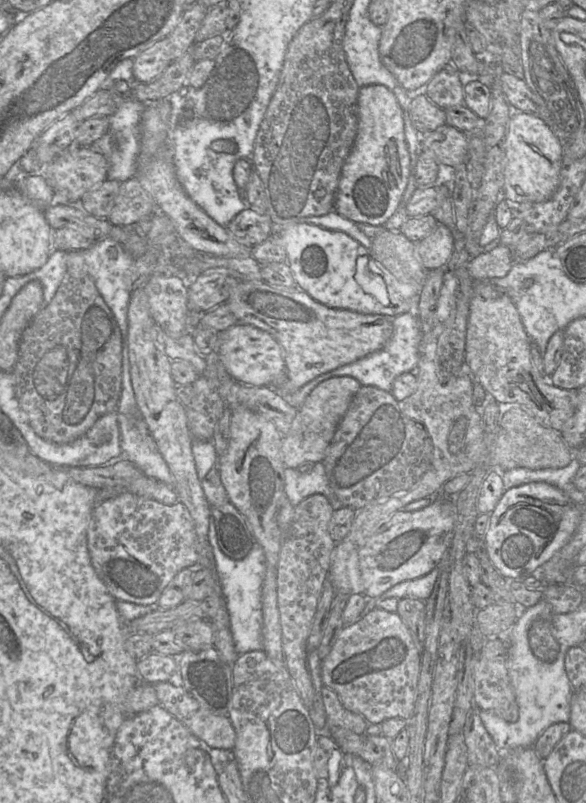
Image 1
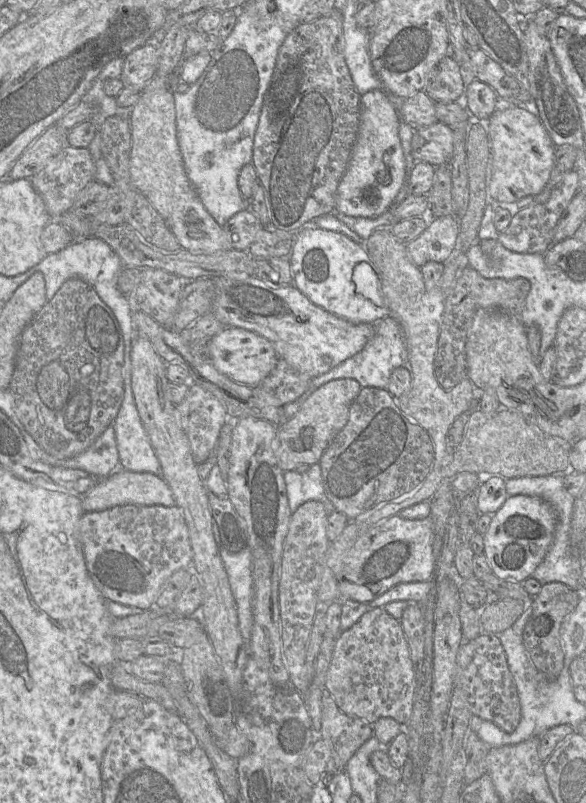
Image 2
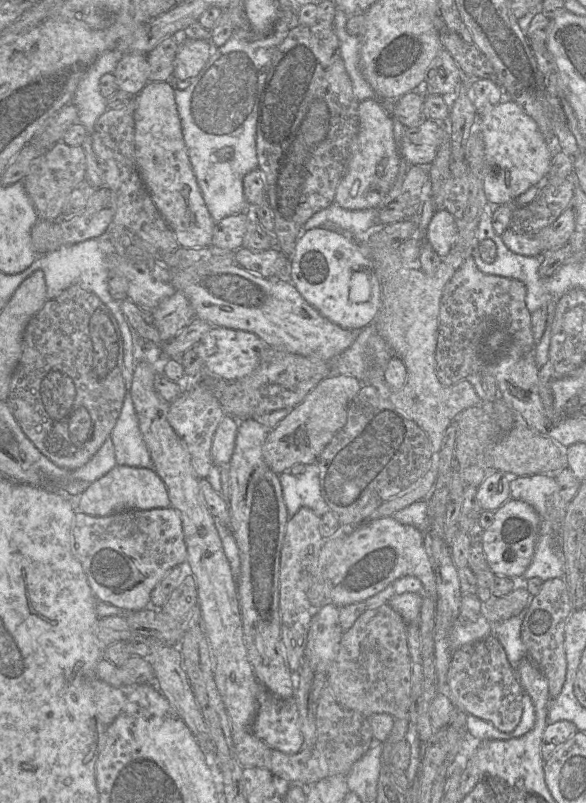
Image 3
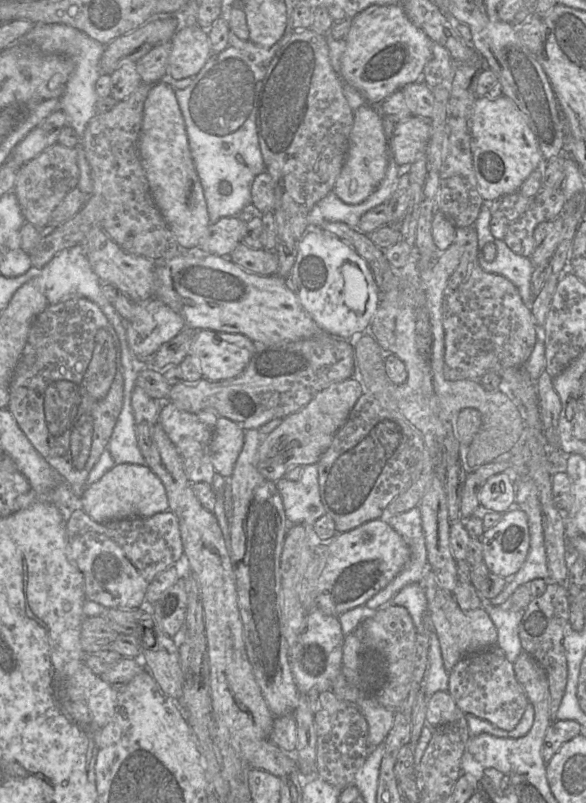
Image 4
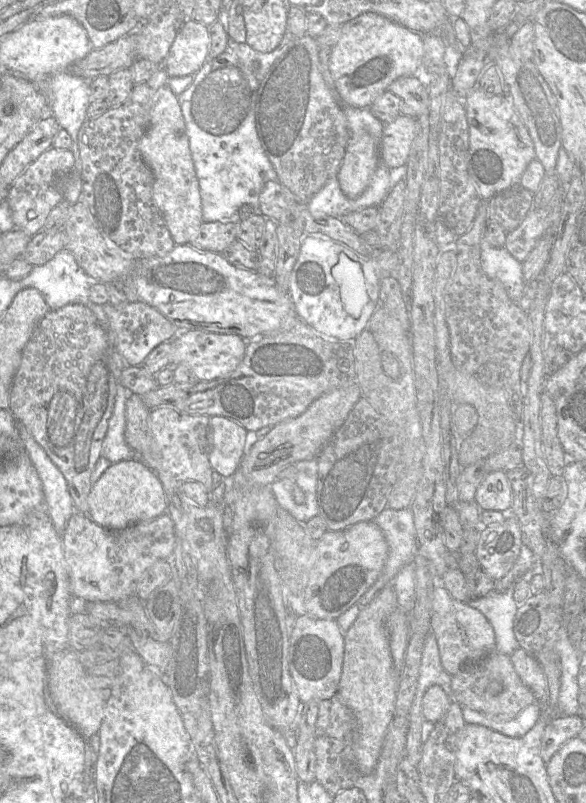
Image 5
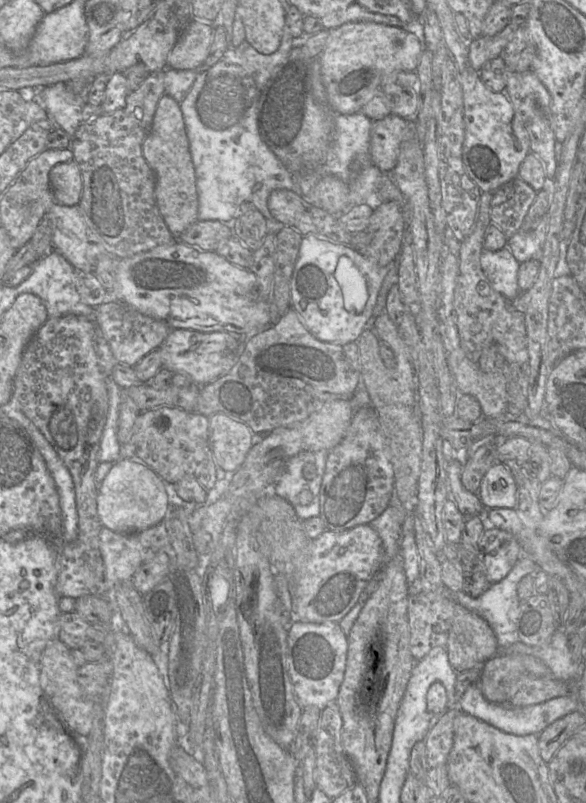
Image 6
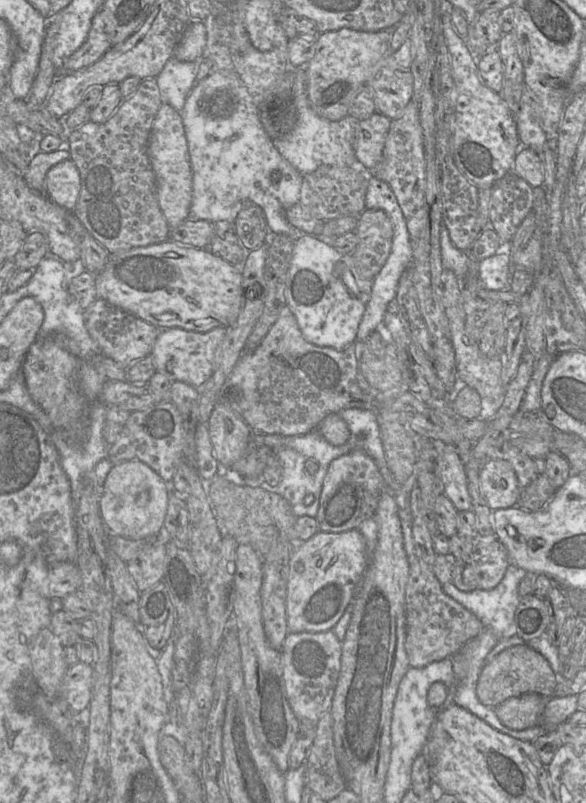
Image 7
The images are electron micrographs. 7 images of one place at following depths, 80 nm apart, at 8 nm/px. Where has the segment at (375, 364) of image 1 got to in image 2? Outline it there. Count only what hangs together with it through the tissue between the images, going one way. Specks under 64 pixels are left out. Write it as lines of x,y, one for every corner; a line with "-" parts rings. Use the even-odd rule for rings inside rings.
388,316
374,323
374,327
375,333
373,337
360,352
340,363
330,371
311,379
307,391
301,397
281,408
284,420
292,418
298,412
304,401
318,387
333,379
354,379
363,388
374,387
387,389
392,371
398,367
407,366
408,354
405,339
399,322
392,316

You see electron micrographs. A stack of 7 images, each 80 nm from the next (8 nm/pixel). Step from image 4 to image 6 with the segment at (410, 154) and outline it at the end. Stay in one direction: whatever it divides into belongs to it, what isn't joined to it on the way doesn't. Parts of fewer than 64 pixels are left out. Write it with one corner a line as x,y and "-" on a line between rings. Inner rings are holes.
394,114
372,122
370,156
373,164
383,173
390,171
397,163
400,144
408,122

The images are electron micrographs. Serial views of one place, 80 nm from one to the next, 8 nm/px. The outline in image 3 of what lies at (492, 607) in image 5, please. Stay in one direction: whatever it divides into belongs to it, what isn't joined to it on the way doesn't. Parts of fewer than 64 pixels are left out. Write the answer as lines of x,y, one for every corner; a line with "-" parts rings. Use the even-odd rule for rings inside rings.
528,607
519,614
505,621
492,624
493,635
503,646
511,667
516,670
525,655
525,648
521,640
521,626

